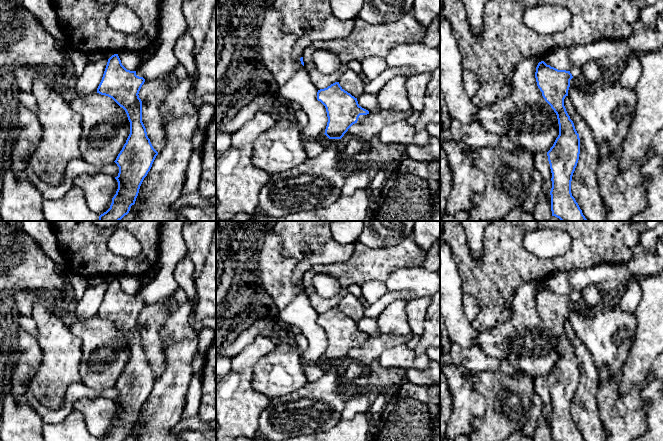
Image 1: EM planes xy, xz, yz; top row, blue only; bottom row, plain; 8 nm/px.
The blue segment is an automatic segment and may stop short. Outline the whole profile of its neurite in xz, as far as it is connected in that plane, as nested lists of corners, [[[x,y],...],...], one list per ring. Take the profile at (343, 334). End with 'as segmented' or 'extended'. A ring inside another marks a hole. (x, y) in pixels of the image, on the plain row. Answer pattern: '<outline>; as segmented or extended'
[[[339,306],[318,314],[317,324],[326,332],[328,346],[324,358],[329,363],[341,363],[353,348],[360,347],[369,338]]]; extended

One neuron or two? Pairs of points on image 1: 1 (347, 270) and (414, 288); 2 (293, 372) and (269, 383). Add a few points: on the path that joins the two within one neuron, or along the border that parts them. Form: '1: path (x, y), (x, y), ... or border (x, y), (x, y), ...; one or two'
1: border (406, 267), (395, 268), (384, 282); two
2: path (287, 372), (283, 372), (275, 377); one

